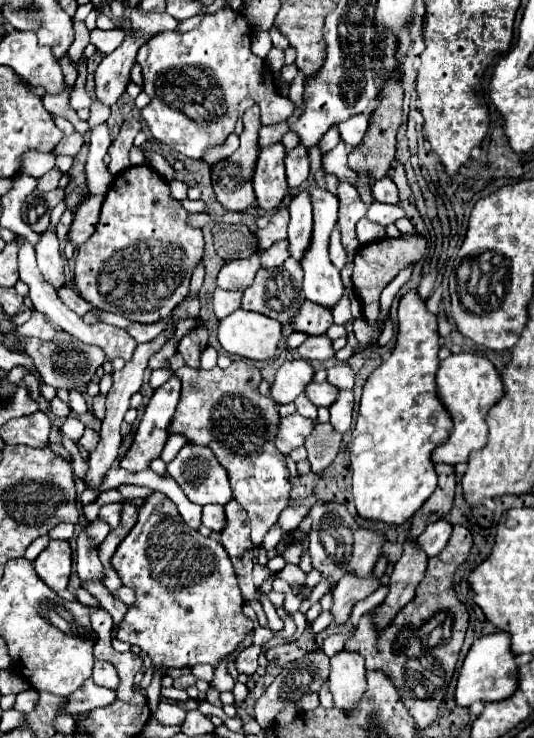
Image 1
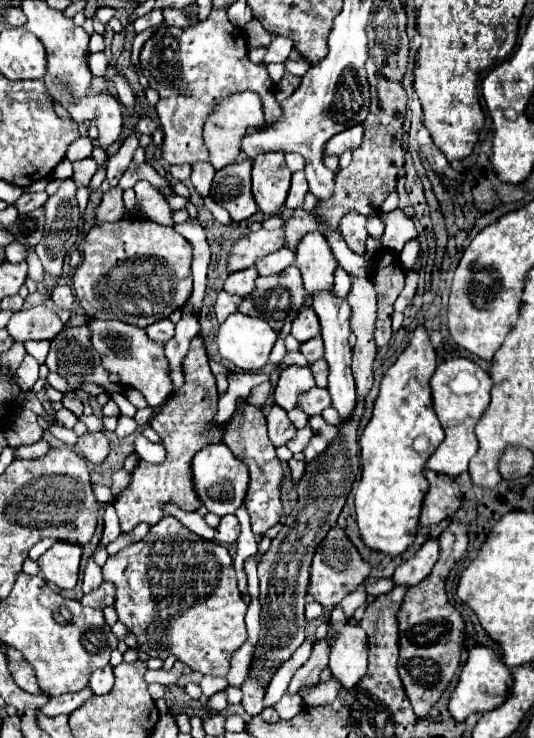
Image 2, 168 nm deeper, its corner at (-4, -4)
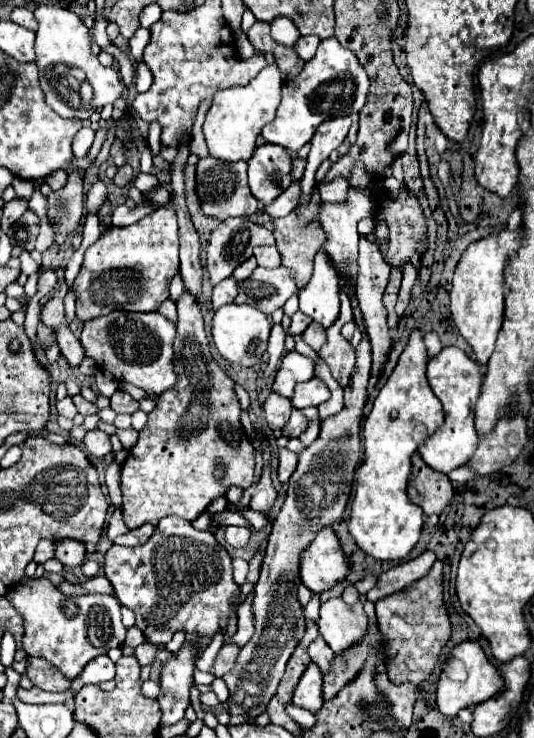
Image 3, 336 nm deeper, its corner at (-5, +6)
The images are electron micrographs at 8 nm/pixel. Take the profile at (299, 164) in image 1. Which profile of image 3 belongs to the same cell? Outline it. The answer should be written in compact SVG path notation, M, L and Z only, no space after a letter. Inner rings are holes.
M294 181L276 201L266 205L264 211L270 217L284 217L298 205L298 201L300 201L300 181Z

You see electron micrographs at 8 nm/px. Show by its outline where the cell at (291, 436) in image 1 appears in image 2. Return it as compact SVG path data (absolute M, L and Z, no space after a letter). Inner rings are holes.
M273 405L271 411L267 413L267 427L269 427L269 439L275 447L285 445L289 439L295 437L297 429L293 427L293 423L289 423L285 409Z

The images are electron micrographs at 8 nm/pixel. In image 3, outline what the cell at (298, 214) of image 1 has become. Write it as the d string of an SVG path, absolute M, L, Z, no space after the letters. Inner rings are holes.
M320 249L314 257L312 277L308 285L298 293L300 311L310 315L314 321L322 323L324 327L330 327L336 321L340 309L338 283L340 277L330 263L330 255L324 249Z

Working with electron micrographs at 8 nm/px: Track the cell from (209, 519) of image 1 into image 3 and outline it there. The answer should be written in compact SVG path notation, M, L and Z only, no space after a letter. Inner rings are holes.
M226 527L224 531L226 535L226 541L232 545L232 547L244 547L248 543L248 537L250 537L250 529L248 527Z

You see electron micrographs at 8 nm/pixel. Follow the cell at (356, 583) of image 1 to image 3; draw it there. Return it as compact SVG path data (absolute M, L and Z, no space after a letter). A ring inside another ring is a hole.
M312 661L306 667L306 671L302 673L300 681L298 681L292 703L314 713L314 711L318 711L322 707L322 701L324 701L324 697L322 697L322 671Z

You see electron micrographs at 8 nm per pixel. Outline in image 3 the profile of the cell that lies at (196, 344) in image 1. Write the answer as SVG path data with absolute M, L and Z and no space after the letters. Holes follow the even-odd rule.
M186 291L176 303L178 307L178 321L176 321L176 341L174 341L174 371L178 373L178 381L174 389L168 389L158 397L156 409L148 415L146 429L140 431L138 443L130 449L124 465L122 465L122 479L120 489L124 495L122 513L124 523L130 529L140 527L142 523L156 525L162 517L178 515L182 519L196 519L206 507L216 499L226 495L230 485L250 487L252 483L252 445L242 431L240 425L240 401L234 393L234 381L220 369L214 361L208 345L208 337L204 331L204 319L198 303ZM224 461L226 465L226 481L218 483L214 477L214 463Z

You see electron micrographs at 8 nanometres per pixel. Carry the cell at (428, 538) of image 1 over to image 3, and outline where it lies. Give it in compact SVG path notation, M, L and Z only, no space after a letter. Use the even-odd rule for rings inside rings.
M426 549L422 555L418 555L414 559L408 559L408 561L392 567L392 569L388 569L386 573L382 573L378 577L376 587L366 593L368 601L376 603L380 597L386 597L386 595L392 595L396 591L402 591L406 585L418 581L418 577L424 577L430 571L434 561L436 561L436 553Z

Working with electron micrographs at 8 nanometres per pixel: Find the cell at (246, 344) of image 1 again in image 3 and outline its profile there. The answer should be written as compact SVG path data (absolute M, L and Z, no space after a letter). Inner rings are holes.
M230 303L230 305L224 305L222 309L218 309L214 313L212 337L214 337L216 349L220 351L220 355L226 361L236 363L240 367L252 367L266 353L266 345L268 345L268 337L270 337L270 327L272 325L270 325L268 317L262 311L254 309L252 305Z

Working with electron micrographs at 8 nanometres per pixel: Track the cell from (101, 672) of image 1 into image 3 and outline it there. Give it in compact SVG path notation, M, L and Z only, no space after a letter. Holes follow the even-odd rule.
M108 655L96 657L94 661L90 661L90 665L86 665L86 669L82 671L80 681L84 685L100 685L104 681L112 681L114 679L114 663L110 661Z

